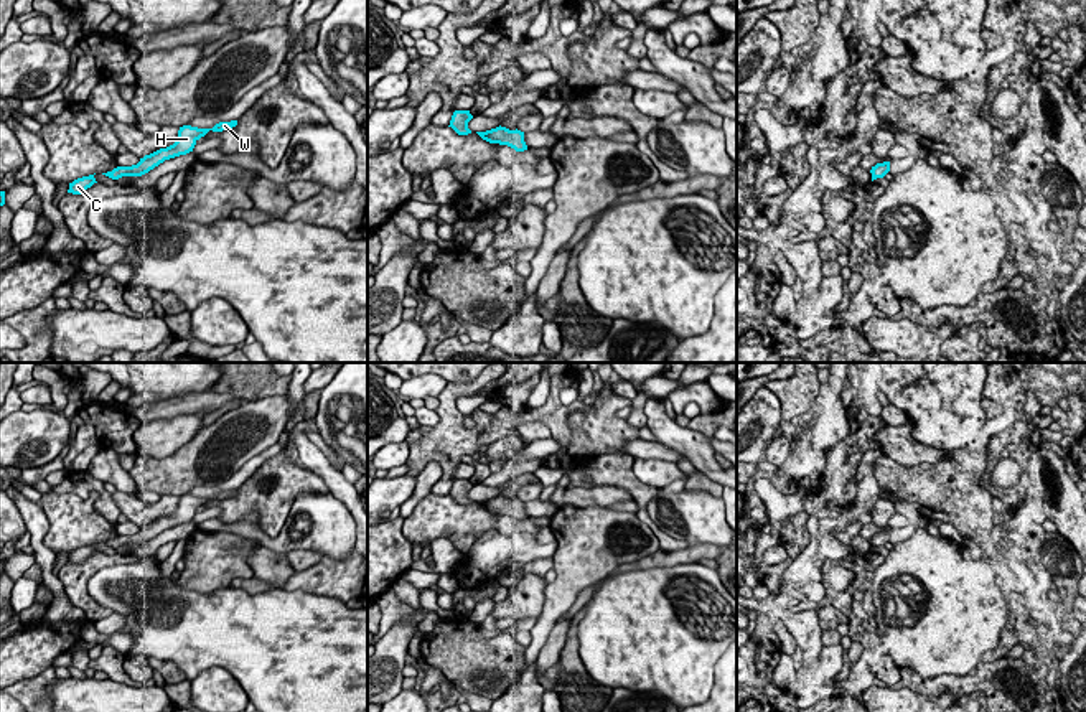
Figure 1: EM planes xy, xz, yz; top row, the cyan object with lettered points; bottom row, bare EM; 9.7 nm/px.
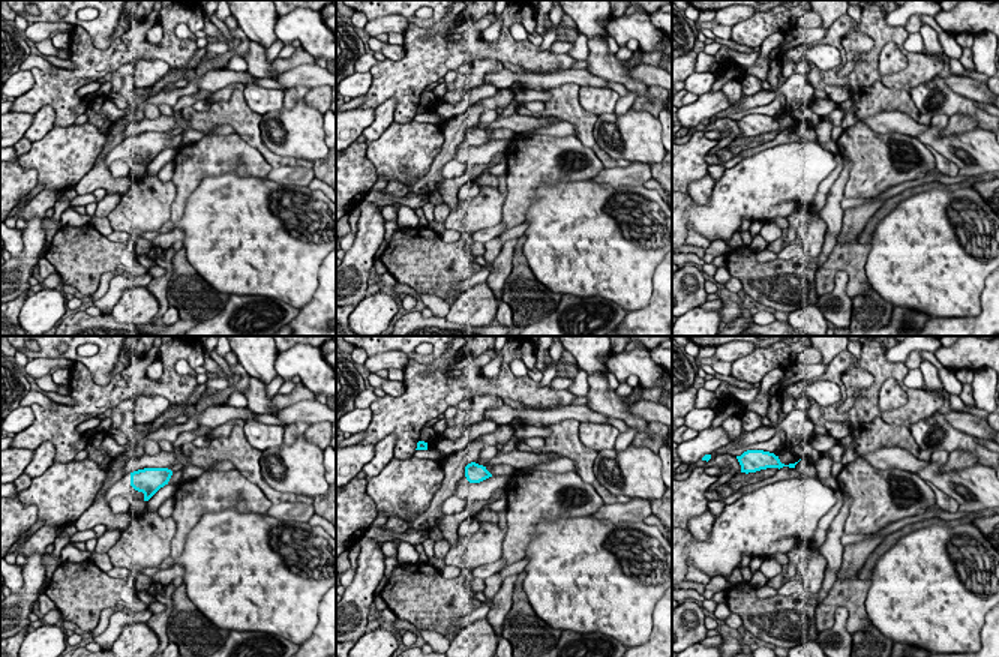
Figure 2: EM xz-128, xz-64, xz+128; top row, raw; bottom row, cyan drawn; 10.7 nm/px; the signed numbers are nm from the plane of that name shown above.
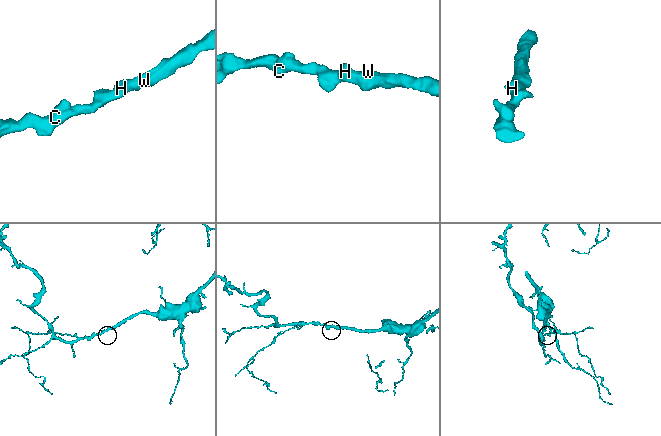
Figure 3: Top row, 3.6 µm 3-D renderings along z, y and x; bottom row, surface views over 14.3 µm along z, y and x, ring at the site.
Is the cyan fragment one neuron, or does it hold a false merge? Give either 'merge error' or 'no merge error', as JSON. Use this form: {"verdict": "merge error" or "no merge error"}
{"verdict": "no merge error"}

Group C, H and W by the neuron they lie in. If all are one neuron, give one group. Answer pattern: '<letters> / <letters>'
C H W

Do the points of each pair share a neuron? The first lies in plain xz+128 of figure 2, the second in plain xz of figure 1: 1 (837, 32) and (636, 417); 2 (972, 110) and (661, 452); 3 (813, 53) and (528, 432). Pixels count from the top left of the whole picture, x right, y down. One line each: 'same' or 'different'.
1: different
2: different
3: same

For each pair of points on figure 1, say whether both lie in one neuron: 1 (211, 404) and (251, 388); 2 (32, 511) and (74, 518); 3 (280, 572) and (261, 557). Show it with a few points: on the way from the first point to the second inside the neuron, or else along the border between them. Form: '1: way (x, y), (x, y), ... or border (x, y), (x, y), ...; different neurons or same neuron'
1: border (208, 391), (233, 394), (244, 401); different neurons
2: border (38, 503), (48, 523), (43, 544), (55, 551); different neurons
3: way (276, 571), (266, 562); same neuron

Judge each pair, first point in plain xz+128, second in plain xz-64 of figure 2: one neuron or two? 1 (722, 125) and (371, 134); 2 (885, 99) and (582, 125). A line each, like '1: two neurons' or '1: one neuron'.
1: two neurons
2: one neuron

